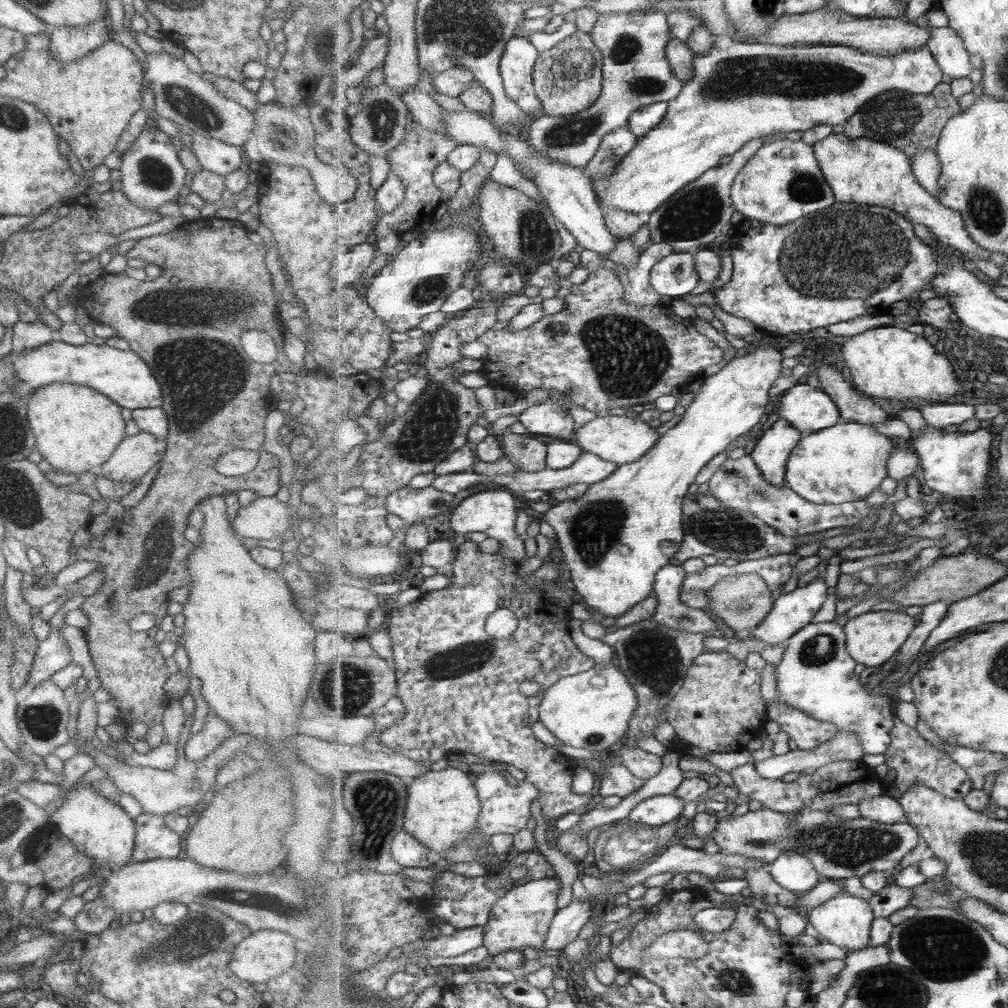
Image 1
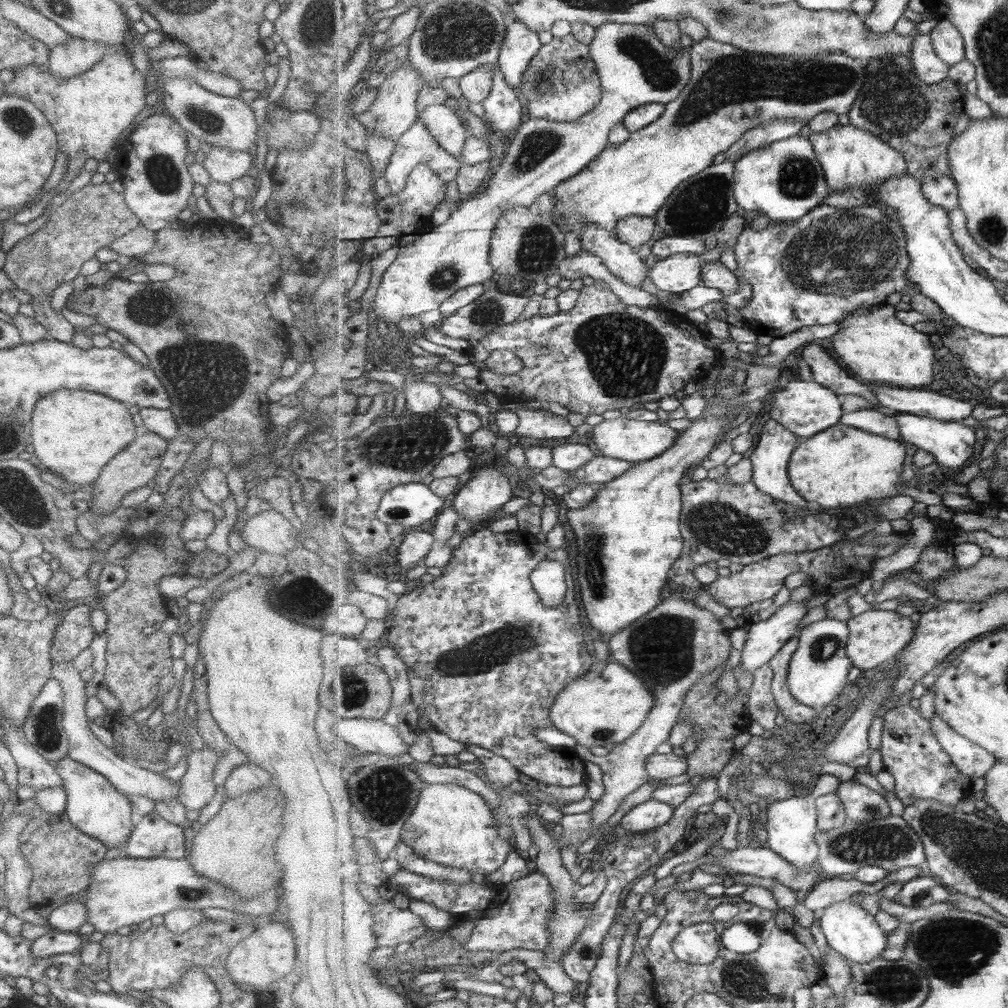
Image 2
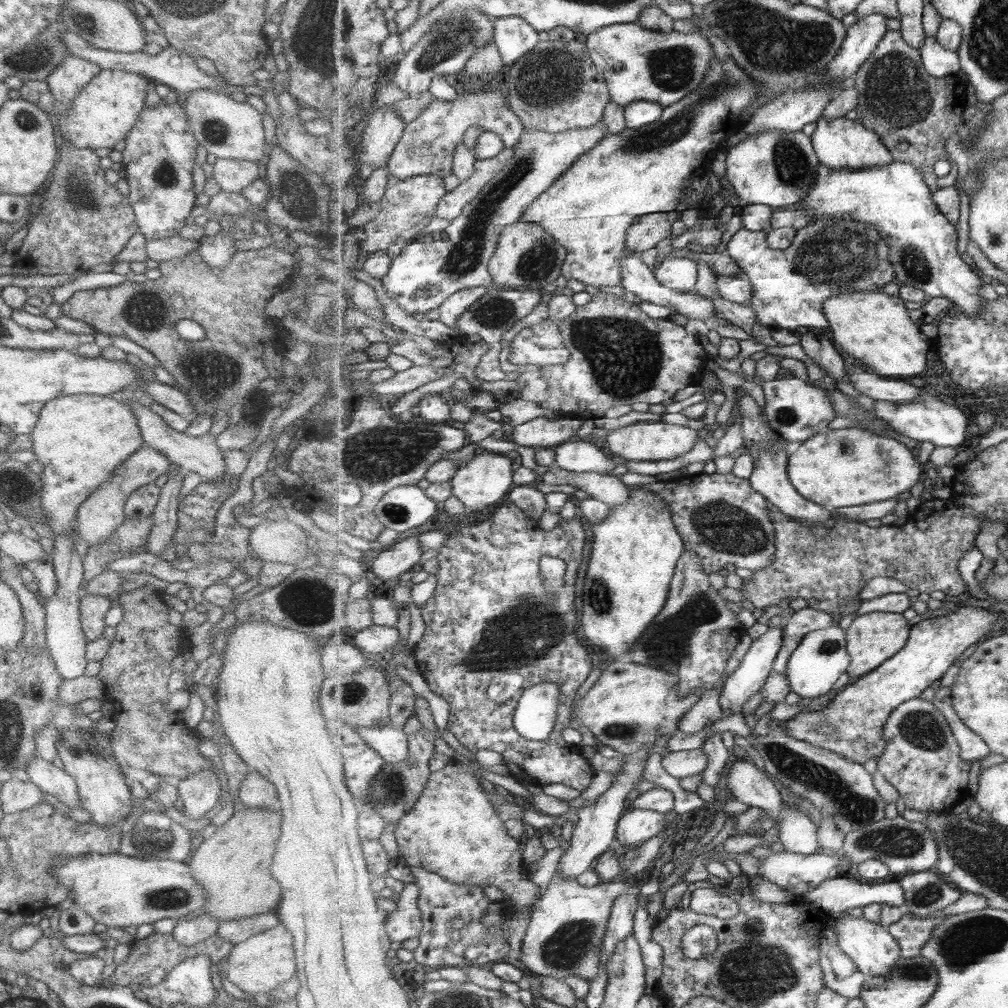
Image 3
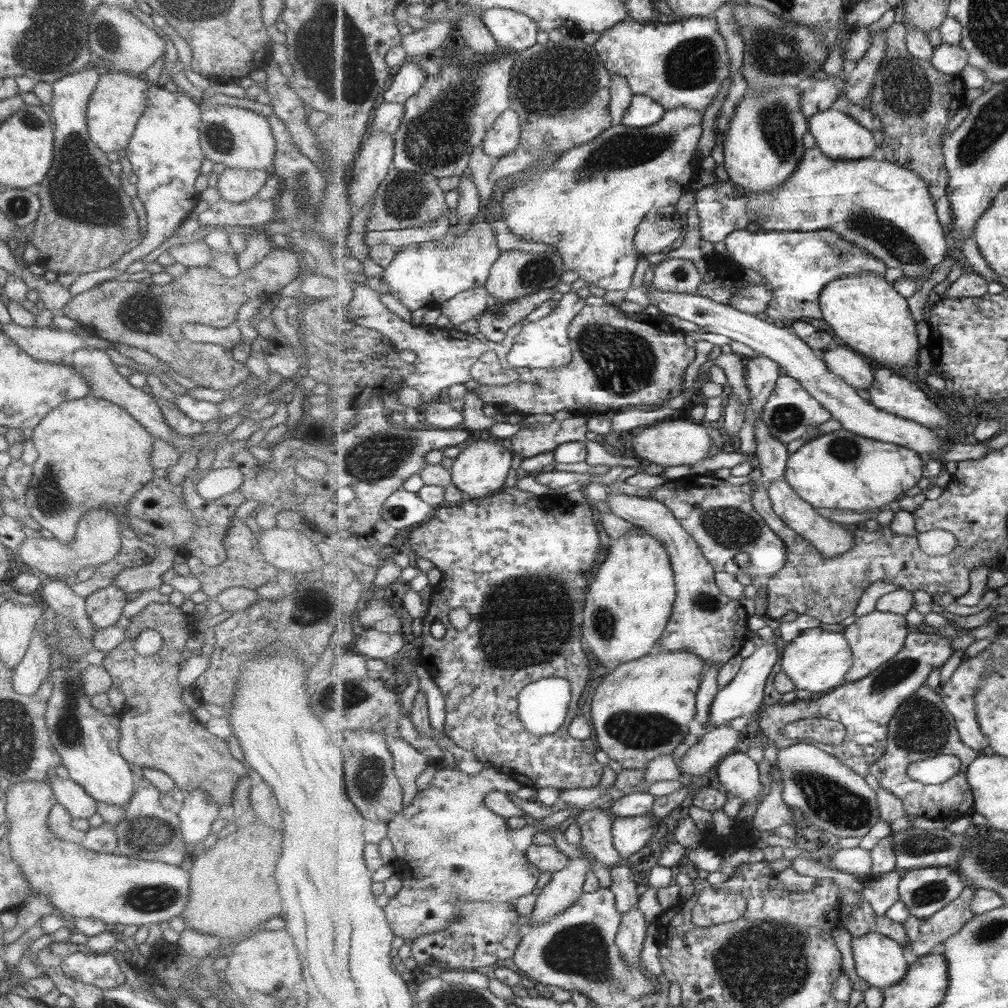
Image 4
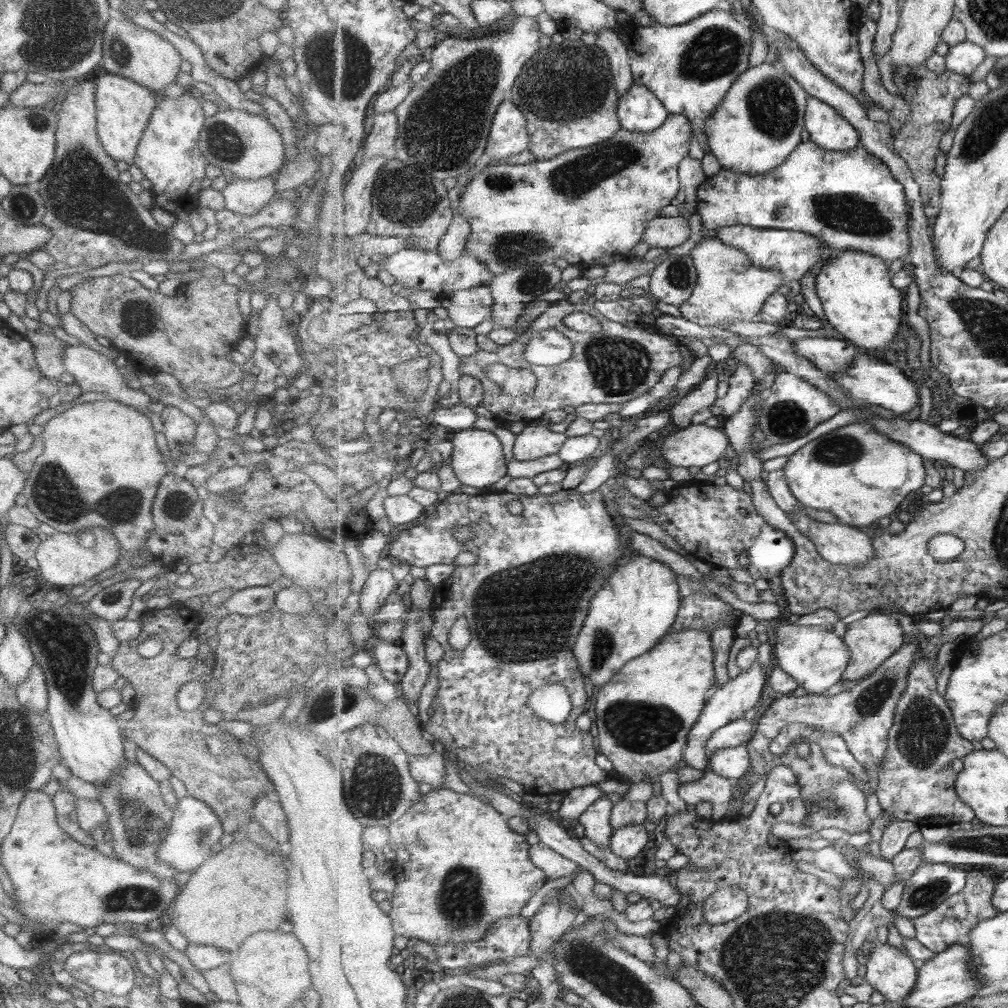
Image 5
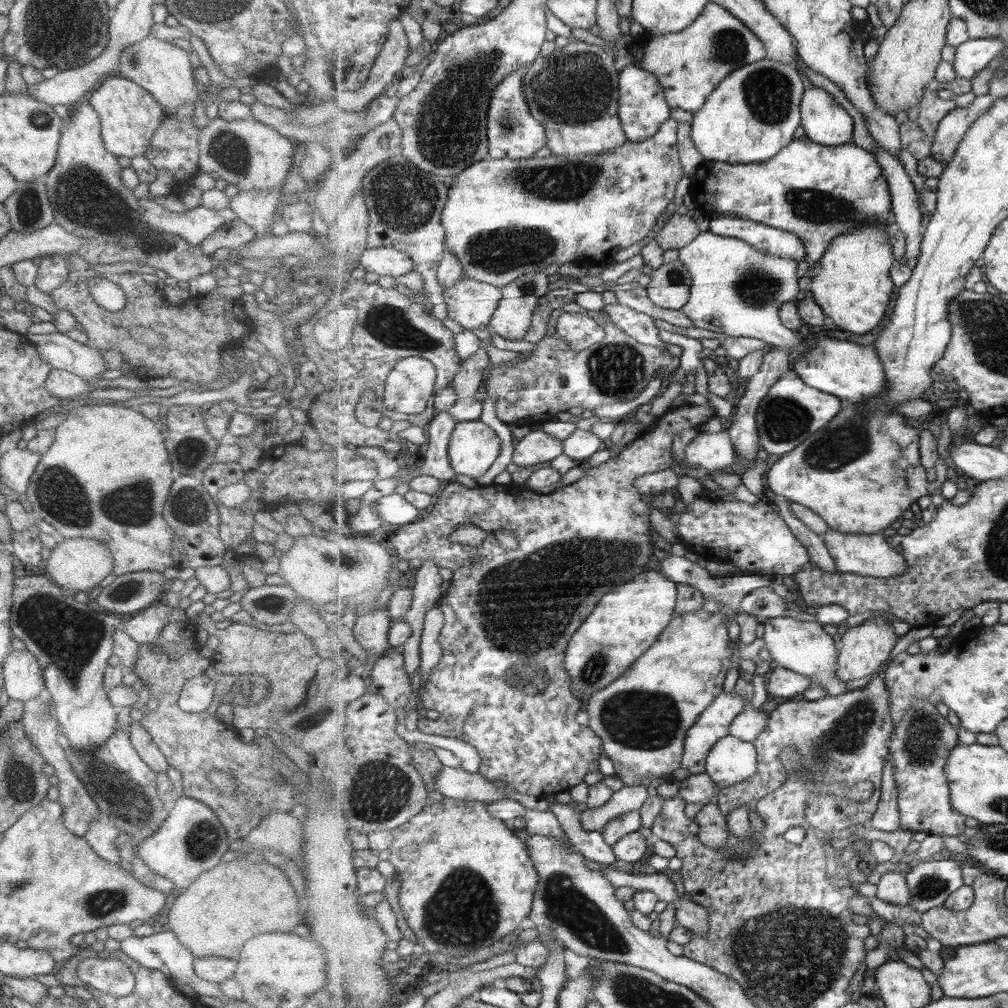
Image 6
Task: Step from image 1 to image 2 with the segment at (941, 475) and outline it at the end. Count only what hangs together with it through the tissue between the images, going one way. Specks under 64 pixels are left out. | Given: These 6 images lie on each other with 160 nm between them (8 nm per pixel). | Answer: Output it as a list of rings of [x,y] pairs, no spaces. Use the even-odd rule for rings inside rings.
[[[897,412],[894,418],[899,423],[903,442],[909,443],[917,447],[917,449],[931,452],[935,456],[935,464],[939,468],[946,468],[952,474],[956,474],[967,467],[967,461],[973,456],[975,442],[977,442],[974,428],[965,426],[961,421],[943,422],[943,420],[935,420],[931,416],[917,416],[917,414]]]

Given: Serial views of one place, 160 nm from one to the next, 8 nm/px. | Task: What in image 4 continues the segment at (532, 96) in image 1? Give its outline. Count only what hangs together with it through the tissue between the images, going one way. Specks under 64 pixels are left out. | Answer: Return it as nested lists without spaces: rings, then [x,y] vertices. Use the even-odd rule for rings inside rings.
[[[503,8],[485,10],[481,20],[494,34],[498,44],[508,52],[521,53],[526,48],[537,44],[539,24],[525,14]]]

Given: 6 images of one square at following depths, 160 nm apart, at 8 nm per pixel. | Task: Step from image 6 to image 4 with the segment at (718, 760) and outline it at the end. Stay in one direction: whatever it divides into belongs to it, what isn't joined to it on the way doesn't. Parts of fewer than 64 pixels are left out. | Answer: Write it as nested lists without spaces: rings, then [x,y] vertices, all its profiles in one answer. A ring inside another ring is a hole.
[[[739,750],[727,755],[717,765],[716,773],[727,792],[739,795],[743,800],[759,798],[758,794],[763,790],[757,762]]]

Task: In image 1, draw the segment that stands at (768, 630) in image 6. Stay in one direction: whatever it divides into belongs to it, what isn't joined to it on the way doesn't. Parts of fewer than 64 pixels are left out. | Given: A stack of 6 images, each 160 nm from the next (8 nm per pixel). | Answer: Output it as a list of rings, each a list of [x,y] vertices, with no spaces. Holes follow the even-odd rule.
[[[836,621],[811,623],[802,628],[794,637],[787,642],[787,650],[781,664],[777,666],[777,690],[780,698],[783,698],[789,706],[802,710],[813,718],[832,722],[840,730],[855,731],[860,734],[860,741],[867,754],[885,754],[890,747],[892,736],[891,729],[895,726],[894,700],[885,694],[868,694],[865,685],[854,675],[857,659],[850,655],[846,649],[845,626],[837,624]]]

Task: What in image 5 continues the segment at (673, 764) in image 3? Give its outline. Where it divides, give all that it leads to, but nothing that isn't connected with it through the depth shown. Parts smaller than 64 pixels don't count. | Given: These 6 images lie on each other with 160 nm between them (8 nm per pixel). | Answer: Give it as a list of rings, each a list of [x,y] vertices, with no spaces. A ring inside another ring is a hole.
[[[744,717],[719,729],[711,740],[708,740],[709,756],[718,750],[746,745],[756,735],[753,722]]]

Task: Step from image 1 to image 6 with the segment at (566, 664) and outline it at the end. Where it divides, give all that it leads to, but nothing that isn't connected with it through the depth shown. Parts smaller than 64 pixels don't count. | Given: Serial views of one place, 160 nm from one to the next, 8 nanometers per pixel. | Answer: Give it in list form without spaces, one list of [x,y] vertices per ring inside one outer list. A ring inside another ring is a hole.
[[[710,401],[704,405],[683,404],[679,407],[670,407],[664,415],[662,414],[655,419],[655,422],[652,424],[653,430],[649,428],[643,436],[635,438],[616,457],[610,458],[599,466],[591,467],[591,472],[583,475],[583,480],[550,494],[536,494],[530,488],[520,488],[518,485],[512,485],[511,483],[501,486],[494,484],[476,486],[474,488],[468,488],[466,484],[458,482],[450,483],[441,492],[437,503],[424,513],[420,521],[395,528],[390,539],[392,545],[395,547],[395,554],[399,554],[400,560],[409,561],[419,558],[423,562],[424,560],[431,559],[435,560],[439,566],[452,570],[453,573],[450,585],[439,604],[446,618],[439,637],[442,657],[439,664],[435,666],[434,671],[430,674],[425,685],[425,691],[421,695],[422,710],[436,710],[440,713],[440,716],[434,721],[426,719],[419,721],[417,728],[421,732],[436,734],[437,736],[447,736],[447,738],[458,738],[472,744],[482,756],[479,774],[483,774],[483,776],[491,780],[501,780],[519,793],[531,794],[531,796],[539,798],[544,798],[548,794],[556,795],[561,791],[569,791],[585,780],[585,774],[589,774],[589,770],[599,768],[599,758],[603,754],[602,738],[591,727],[585,727],[575,720],[577,712],[583,708],[583,702],[577,696],[573,696],[573,692],[571,692],[573,681],[565,666],[566,650],[571,637],[577,632],[577,628],[593,614],[593,610],[597,608],[599,600],[605,594],[609,594],[609,592],[618,588],[618,586],[631,582],[638,574],[645,573],[645,570],[649,568],[649,566],[645,565],[655,558],[655,554],[653,554],[653,549],[655,548],[653,545],[654,540],[651,538],[651,511],[653,509],[657,509],[660,512],[675,510],[675,496],[673,496],[672,490],[667,490],[665,494],[643,494],[641,490],[637,490],[635,487],[635,480],[644,474],[669,470],[675,464],[675,462],[670,461],[674,458],[672,456],[672,447],[675,436],[688,429],[699,429],[700,425],[705,424],[707,420],[711,420],[715,416],[717,416],[717,410],[715,410],[713,402]],[[461,524],[463,526],[465,524],[474,524],[486,531],[488,536],[484,538],[479,546],[469,546],[469,544],[464,546],[459,543],[450,543],[449,534],[453,534]],[[501,529],[507,529],[516,534],[520,545],[515,550],[503,548],[500,542],[494,538],[494,534]]]

